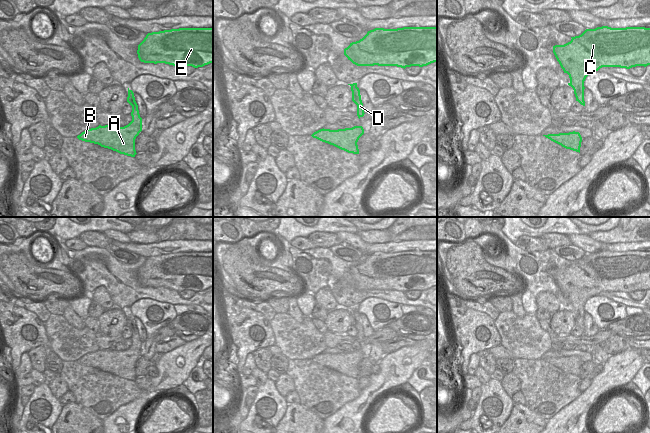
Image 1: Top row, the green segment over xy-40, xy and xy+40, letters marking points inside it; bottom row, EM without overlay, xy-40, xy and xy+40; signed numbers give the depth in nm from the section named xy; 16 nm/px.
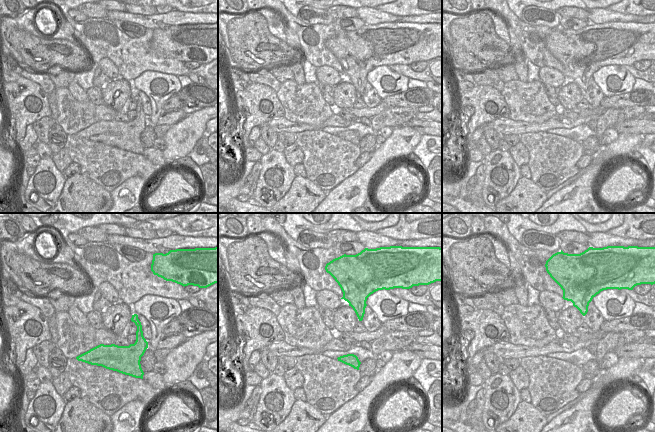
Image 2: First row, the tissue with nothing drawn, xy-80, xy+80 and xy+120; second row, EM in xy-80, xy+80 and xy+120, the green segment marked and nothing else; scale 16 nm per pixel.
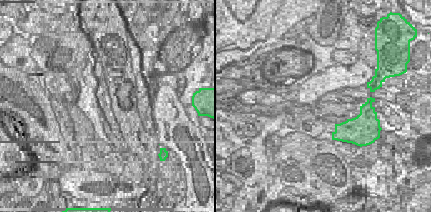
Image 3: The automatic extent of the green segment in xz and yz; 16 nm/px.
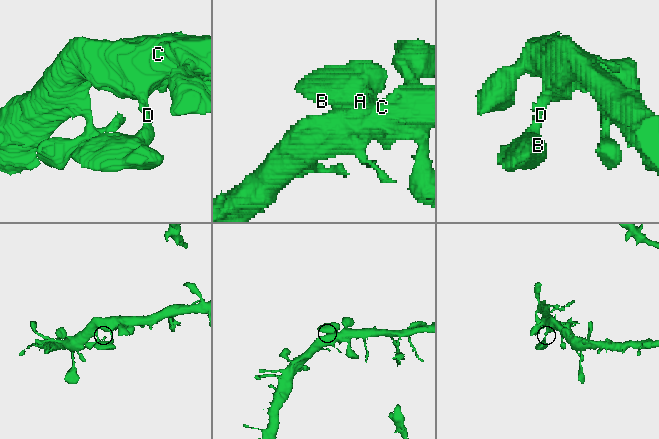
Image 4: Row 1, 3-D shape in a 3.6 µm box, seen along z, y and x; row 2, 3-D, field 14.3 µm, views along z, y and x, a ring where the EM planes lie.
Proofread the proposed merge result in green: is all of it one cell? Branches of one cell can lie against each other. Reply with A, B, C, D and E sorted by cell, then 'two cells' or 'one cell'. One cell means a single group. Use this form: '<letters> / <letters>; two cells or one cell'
A B C D E; one cell

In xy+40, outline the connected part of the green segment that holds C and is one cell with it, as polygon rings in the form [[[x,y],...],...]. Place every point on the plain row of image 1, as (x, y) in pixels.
[[[608,250],[586,253],[581,259],[571,261],[564,269],[553,270],[553,277],[564,297],[570,302],[568,307],[574,314],[576,325],[585,330],[584,305],[586,301],[602,291],[620,291],[630,293],[636,290],[650,289],[650,252]]]

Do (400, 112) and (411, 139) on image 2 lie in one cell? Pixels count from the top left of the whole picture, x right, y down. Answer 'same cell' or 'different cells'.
different cells

